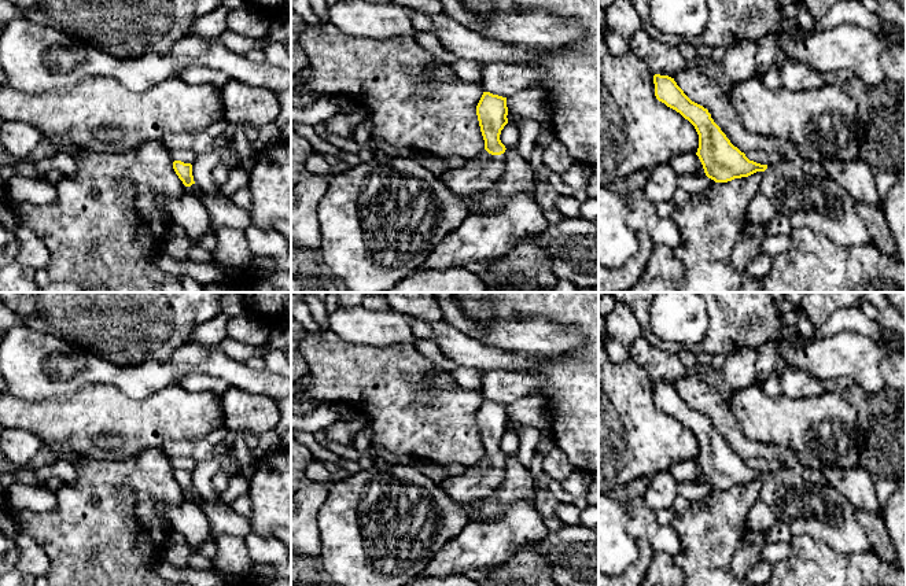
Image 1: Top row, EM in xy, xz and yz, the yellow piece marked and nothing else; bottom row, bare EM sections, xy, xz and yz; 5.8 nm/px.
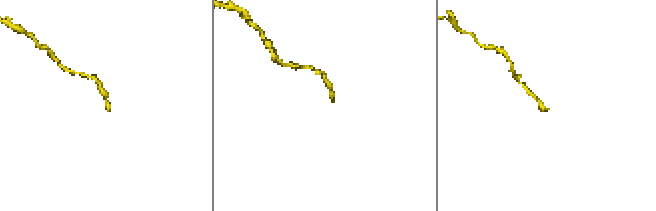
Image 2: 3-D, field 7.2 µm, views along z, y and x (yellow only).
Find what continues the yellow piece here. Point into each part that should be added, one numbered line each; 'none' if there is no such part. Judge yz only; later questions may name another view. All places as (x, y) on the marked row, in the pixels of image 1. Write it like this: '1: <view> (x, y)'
1: yz (820, 205)

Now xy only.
1: xy (223, 212)

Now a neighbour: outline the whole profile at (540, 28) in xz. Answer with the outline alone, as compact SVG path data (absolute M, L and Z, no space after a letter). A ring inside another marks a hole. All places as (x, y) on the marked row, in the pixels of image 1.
M441 0L443 14L486 37L533 47L571 44L583 36L575 19L553 15L545 10L508 10L478 18L467 11L461 0Z

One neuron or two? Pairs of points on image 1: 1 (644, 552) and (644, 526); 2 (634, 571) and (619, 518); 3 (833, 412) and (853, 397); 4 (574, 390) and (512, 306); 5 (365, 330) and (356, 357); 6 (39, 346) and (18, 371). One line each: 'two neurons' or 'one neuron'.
1: two neurons
2: two neurons
3: two neurons
4: one neuron
5: two neurons
6: one neuron

